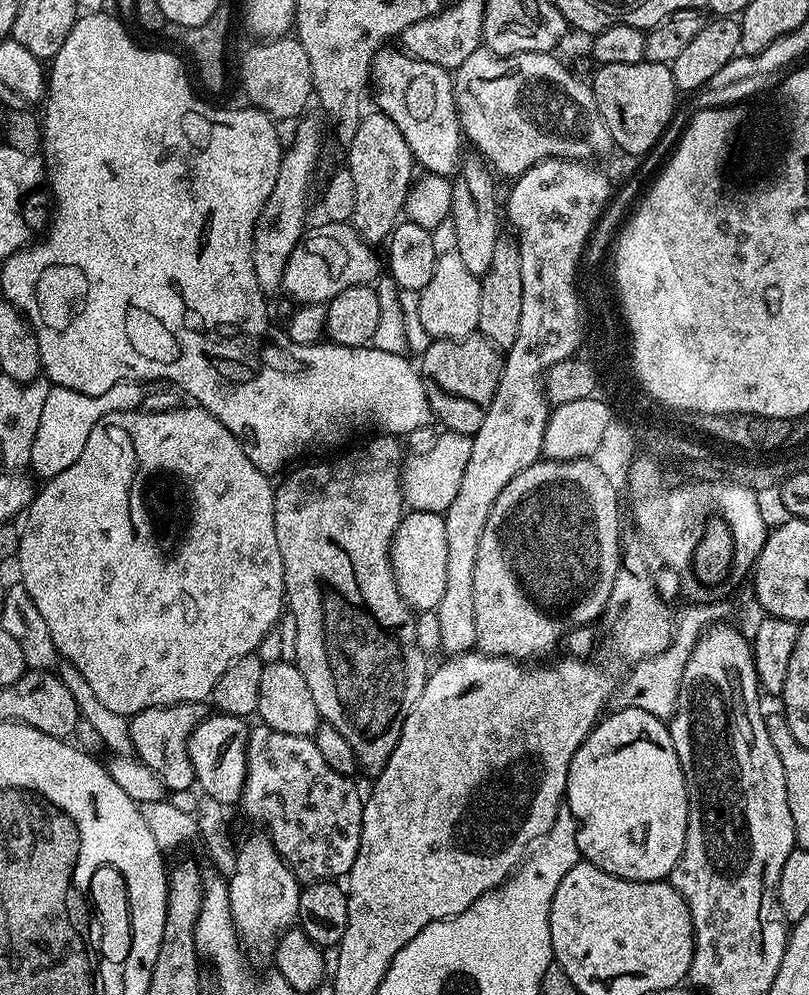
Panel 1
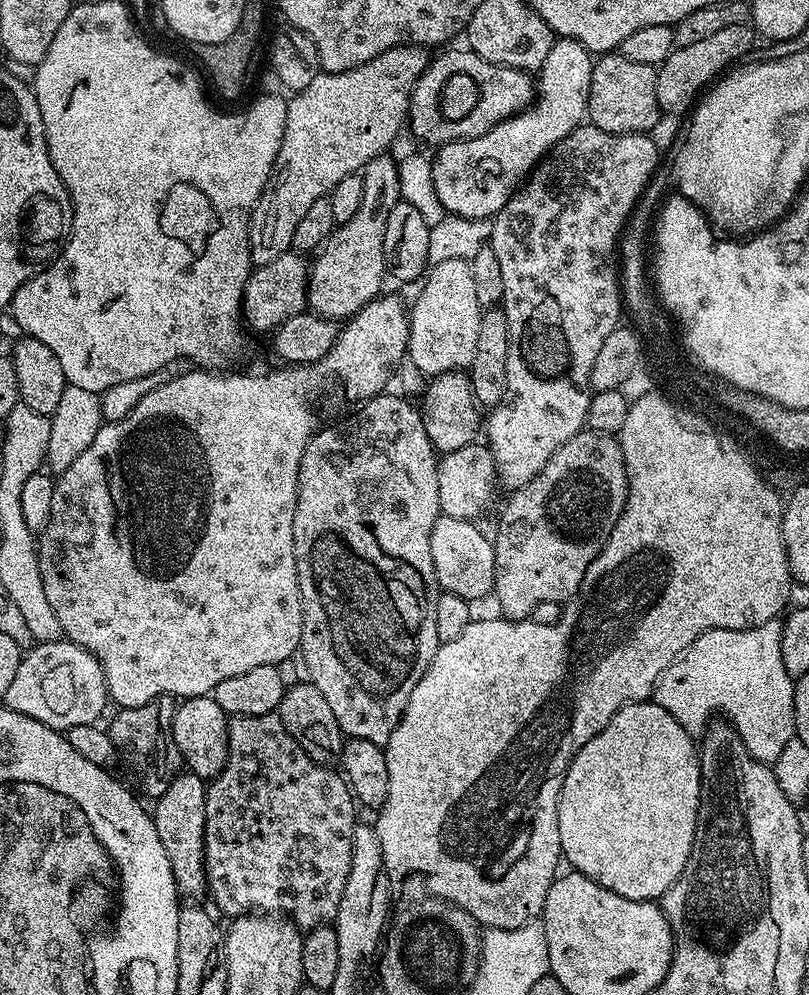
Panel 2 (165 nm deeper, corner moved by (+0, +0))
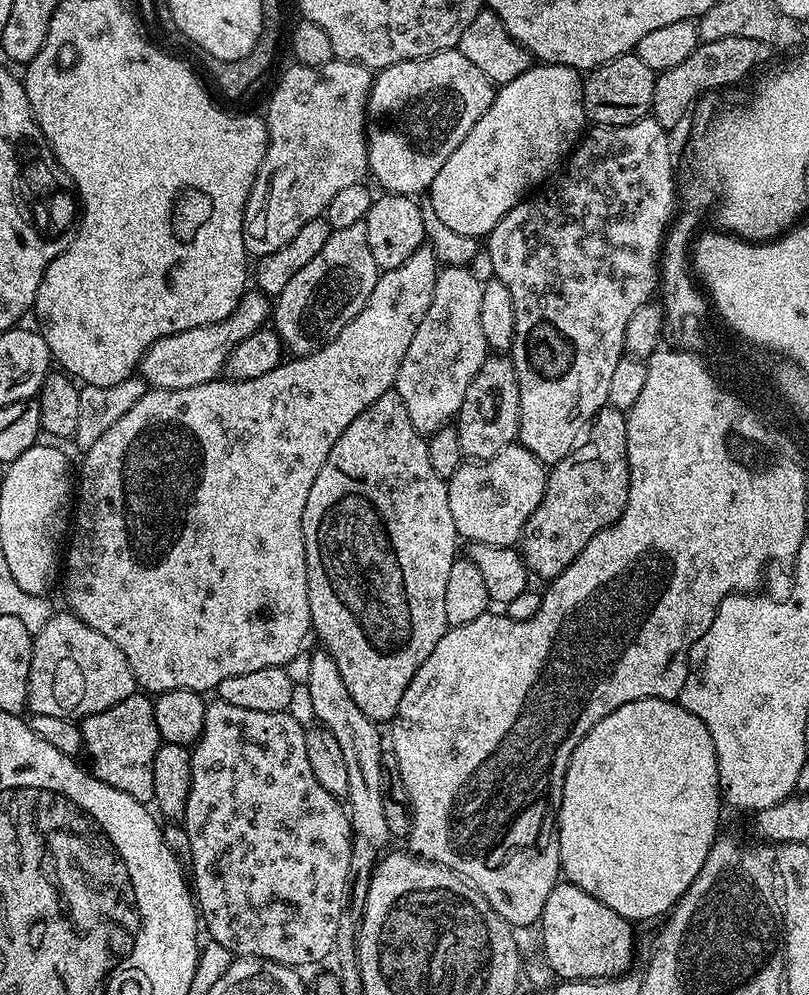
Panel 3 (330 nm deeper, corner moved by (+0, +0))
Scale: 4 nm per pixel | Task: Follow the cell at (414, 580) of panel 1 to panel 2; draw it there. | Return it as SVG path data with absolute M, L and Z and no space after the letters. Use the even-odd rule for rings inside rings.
M440 515L434 522L434 530L430 533L430 554L434 558L436 583L450 594L458 594L463 600L477 602L483 596L491 597L496 586L496 546L491 539L484 537L484 532L473 521L462 518L450 518Z

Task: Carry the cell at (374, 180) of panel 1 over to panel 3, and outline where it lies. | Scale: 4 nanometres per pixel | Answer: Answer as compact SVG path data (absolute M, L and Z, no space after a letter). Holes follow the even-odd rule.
M363 220L329 231L326 246L290 278L286 290L275 297L270 320L285 349L293 357L309 356L323 344L333 340L368 305L370 290L374 290L381 269L370 254L370 242L366 242L366 226Z

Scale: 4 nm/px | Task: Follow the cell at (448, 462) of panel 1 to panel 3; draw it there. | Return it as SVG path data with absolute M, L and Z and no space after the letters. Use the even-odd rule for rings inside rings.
M517 442L506 446L494 458L479 462L464 462L453 476L447 477L450 514L454 514L457 537L468 539L472 544L489 544L499 548L513 547L523 537L524 527L544 497L549 469L530 450Z

